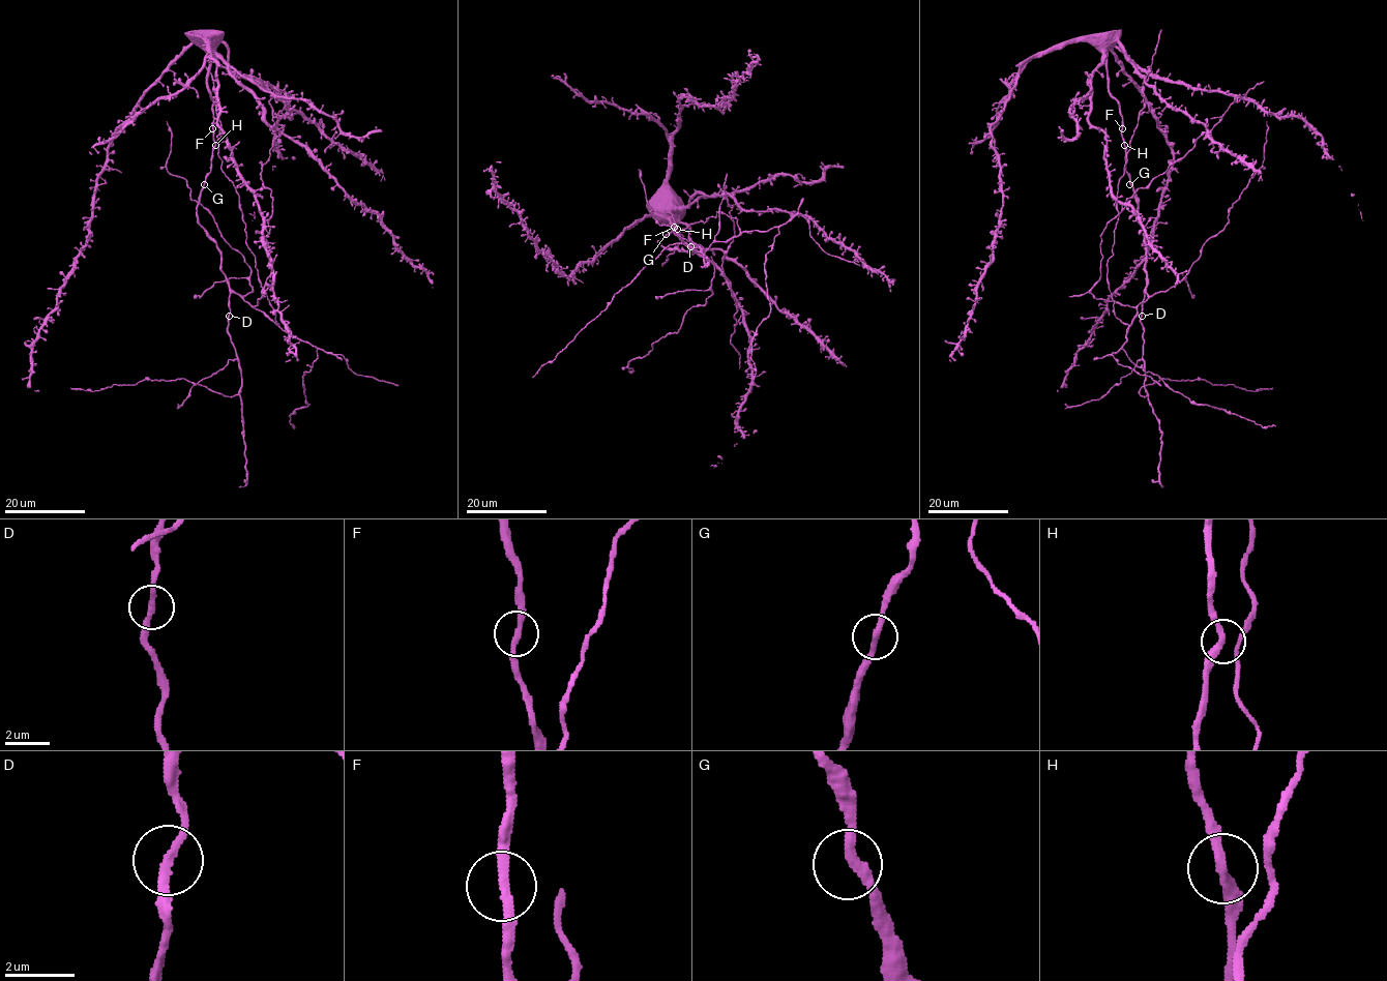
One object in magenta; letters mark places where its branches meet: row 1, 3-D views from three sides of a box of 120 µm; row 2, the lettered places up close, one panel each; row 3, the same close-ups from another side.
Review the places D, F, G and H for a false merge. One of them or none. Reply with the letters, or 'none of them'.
none of them

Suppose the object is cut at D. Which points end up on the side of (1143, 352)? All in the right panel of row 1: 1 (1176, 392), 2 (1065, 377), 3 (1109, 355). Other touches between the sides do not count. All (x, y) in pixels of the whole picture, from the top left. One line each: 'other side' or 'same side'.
1: other side
2: other side
3: other side

